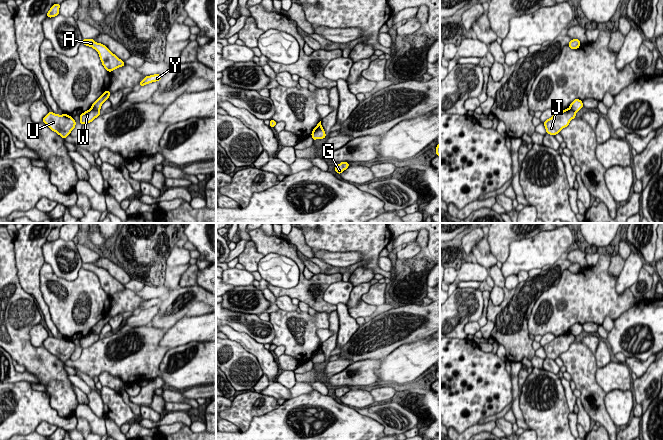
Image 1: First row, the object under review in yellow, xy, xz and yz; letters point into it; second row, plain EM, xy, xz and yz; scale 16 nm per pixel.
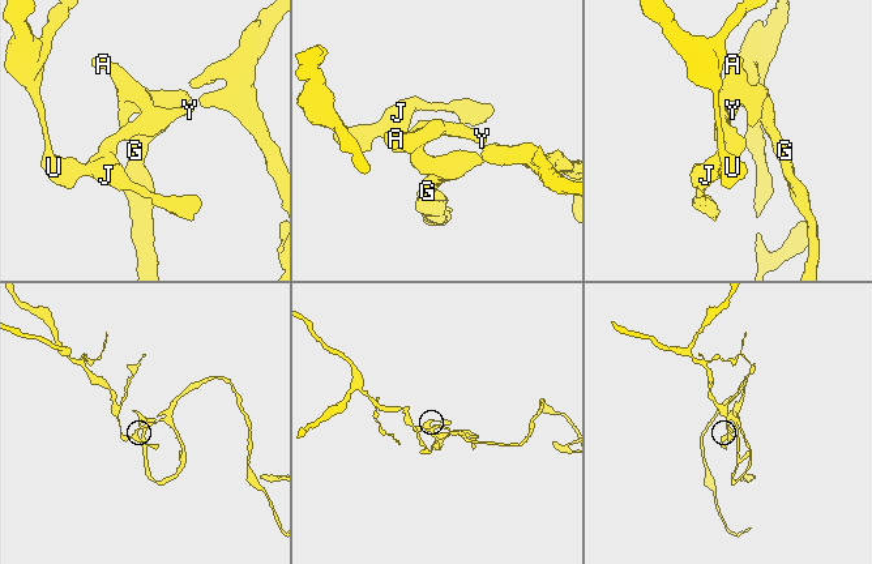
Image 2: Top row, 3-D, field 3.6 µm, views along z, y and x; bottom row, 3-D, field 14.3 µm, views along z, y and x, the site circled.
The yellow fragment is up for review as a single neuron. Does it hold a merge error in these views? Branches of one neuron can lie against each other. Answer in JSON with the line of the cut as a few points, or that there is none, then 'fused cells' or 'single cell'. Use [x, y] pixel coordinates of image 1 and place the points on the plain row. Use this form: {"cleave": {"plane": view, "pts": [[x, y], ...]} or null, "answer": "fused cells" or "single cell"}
{"cleave": {"plane": "xy", "pts": [[90, 332], [99, 335]]}, "answer": "fused cells"}

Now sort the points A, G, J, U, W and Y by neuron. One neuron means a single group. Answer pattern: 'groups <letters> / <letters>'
groups A G Y / J U W

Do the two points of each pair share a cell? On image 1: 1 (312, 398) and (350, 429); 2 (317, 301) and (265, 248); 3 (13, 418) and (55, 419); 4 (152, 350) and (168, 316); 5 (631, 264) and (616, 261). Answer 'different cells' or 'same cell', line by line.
1: same cell
2: same cell
3: same cell
4: different cells
5: different cells

